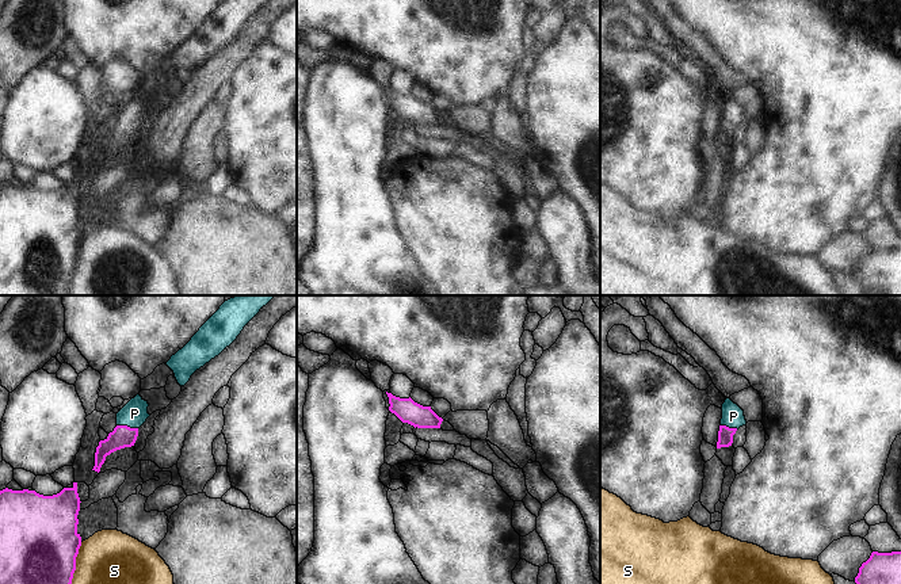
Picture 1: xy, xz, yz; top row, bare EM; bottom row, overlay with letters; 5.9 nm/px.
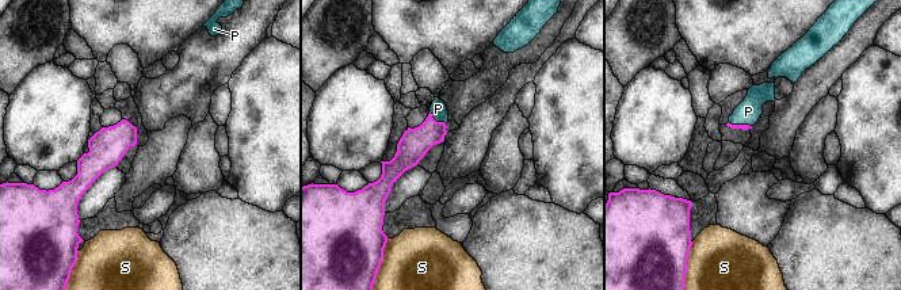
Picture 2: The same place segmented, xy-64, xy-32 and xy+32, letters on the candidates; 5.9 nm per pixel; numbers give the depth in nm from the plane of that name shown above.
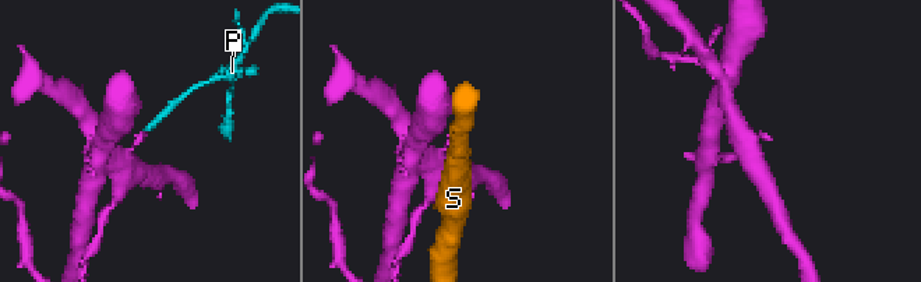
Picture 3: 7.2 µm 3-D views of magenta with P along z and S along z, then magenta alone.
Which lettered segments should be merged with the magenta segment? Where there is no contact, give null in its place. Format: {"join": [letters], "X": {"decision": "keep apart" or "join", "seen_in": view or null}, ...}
{"join": ["P"], "P": {"decision": "join", "seen_in": "xy"}, "S": {"decision": "keep apart", "seen_in": "xy"}}

